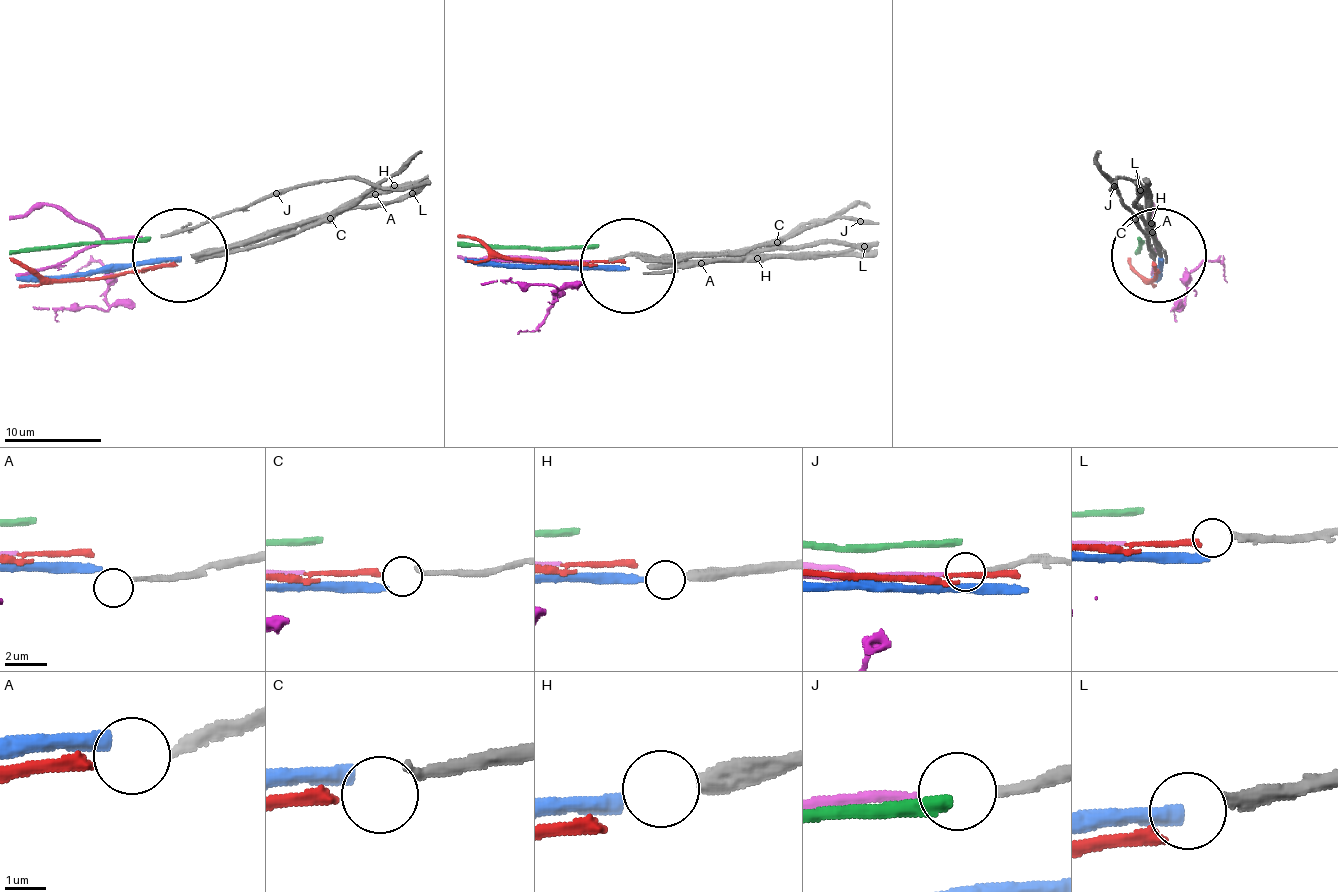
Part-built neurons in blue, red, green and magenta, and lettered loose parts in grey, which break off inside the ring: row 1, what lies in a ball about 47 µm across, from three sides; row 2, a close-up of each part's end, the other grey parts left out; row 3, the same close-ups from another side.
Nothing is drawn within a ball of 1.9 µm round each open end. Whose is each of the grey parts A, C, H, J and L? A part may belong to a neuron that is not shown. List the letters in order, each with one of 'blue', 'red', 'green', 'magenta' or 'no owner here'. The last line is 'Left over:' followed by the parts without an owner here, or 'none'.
A: no owner here
C: red
H: blue
J: magenta
L: no owner here
Left over: A, L

